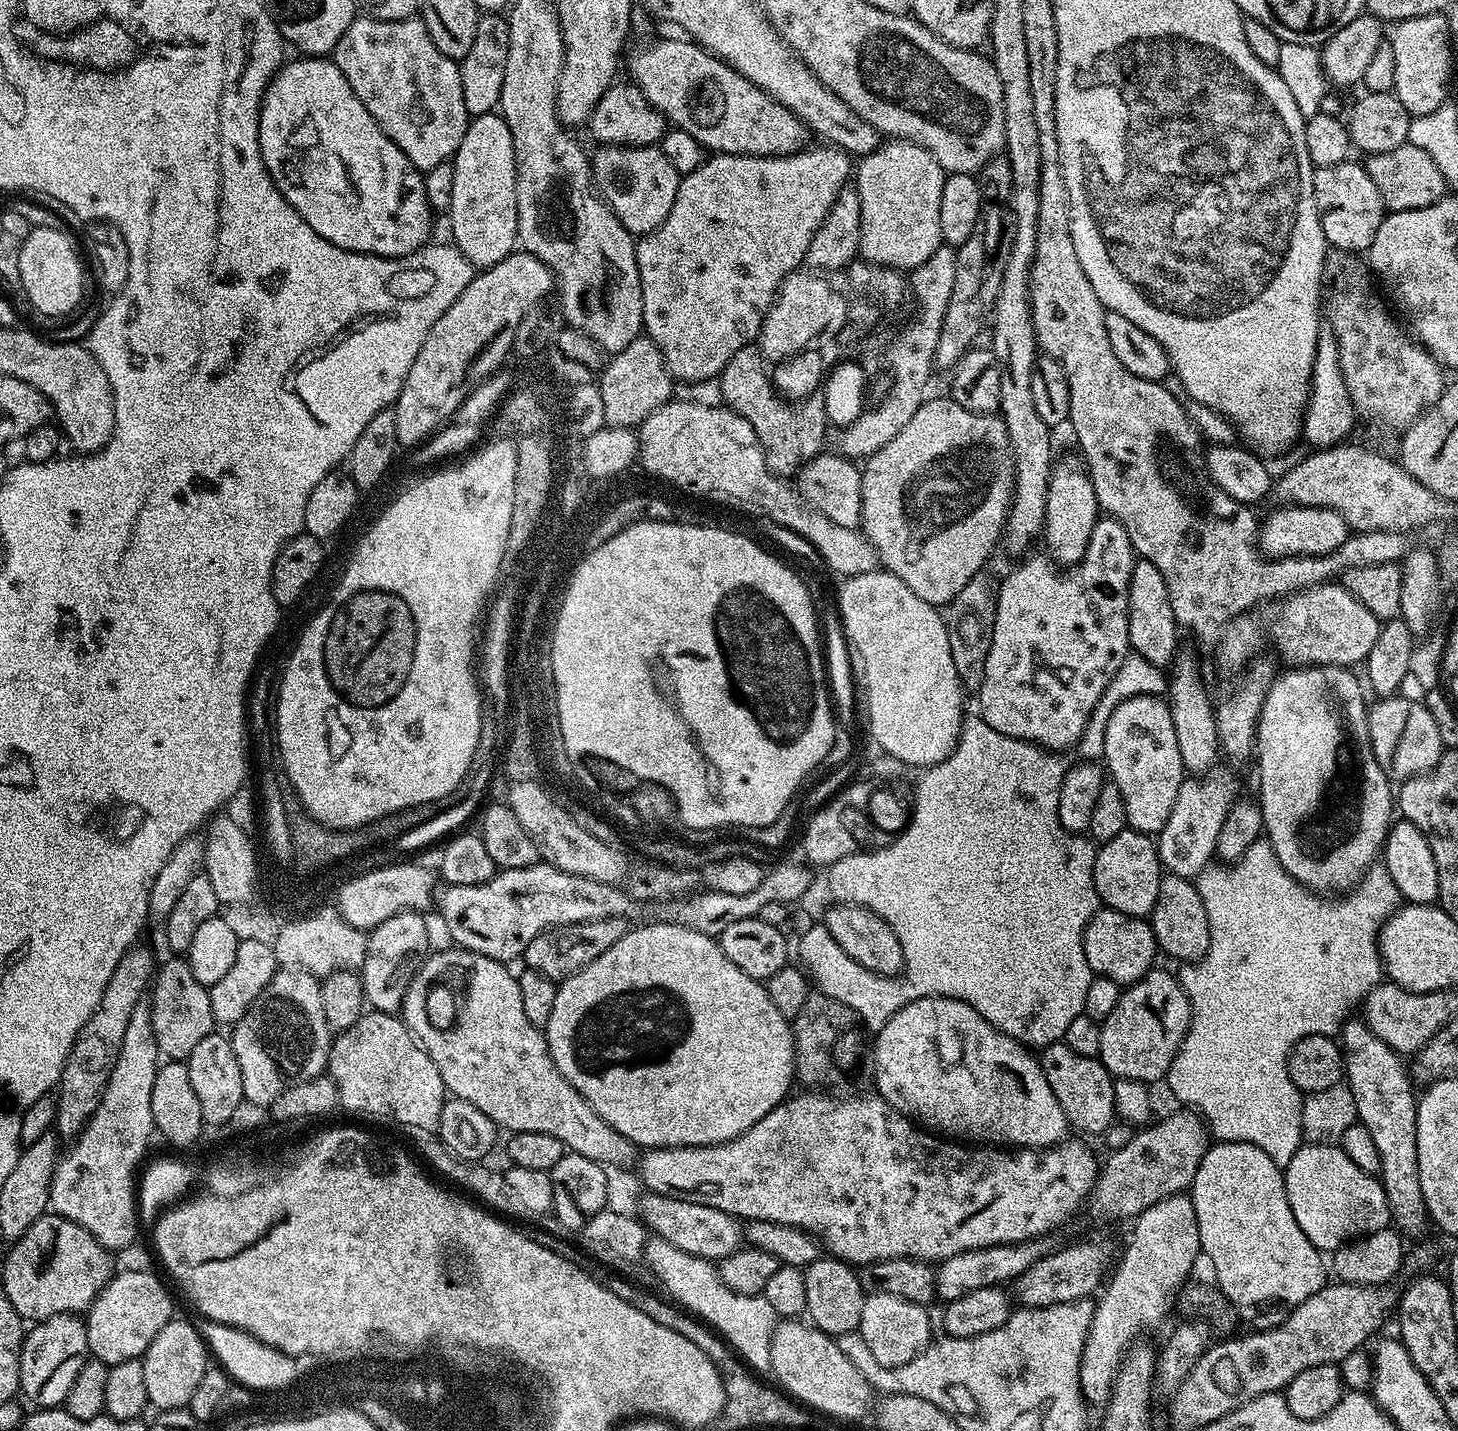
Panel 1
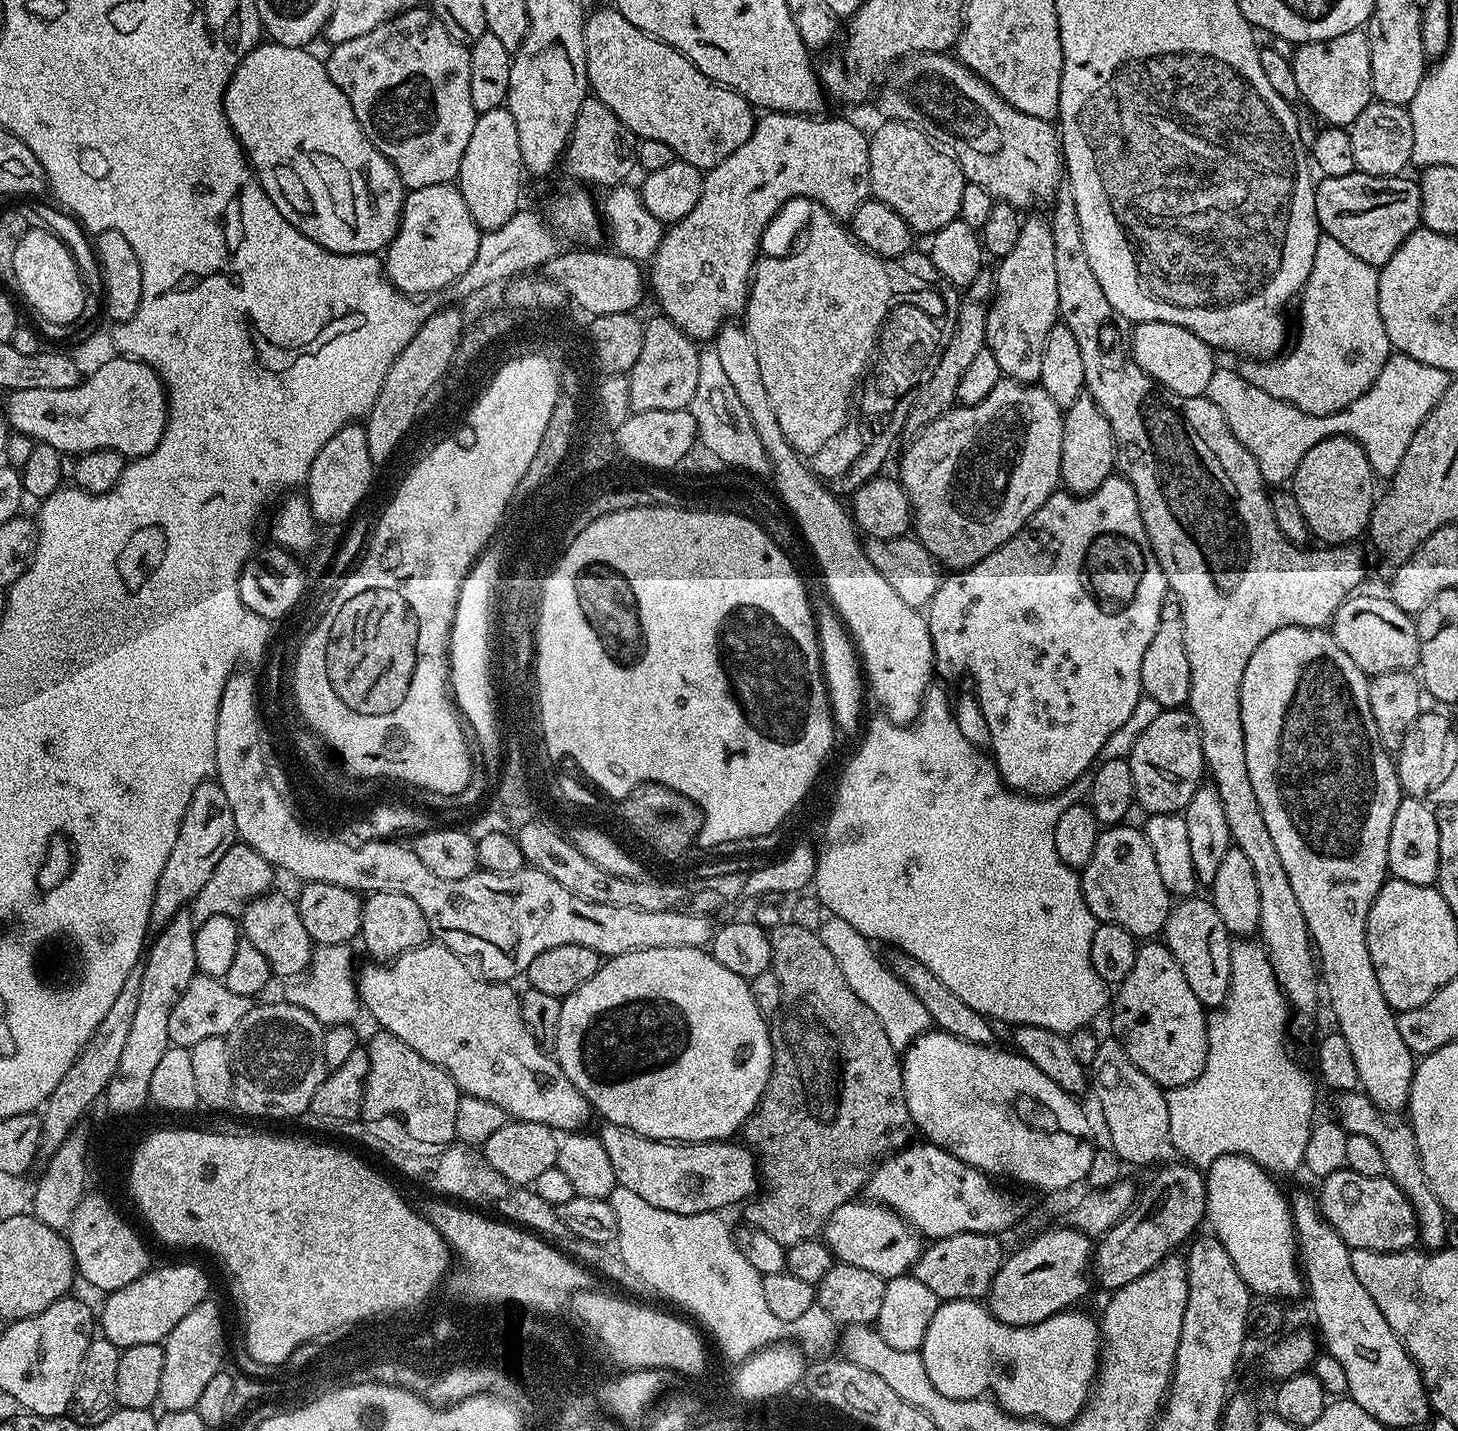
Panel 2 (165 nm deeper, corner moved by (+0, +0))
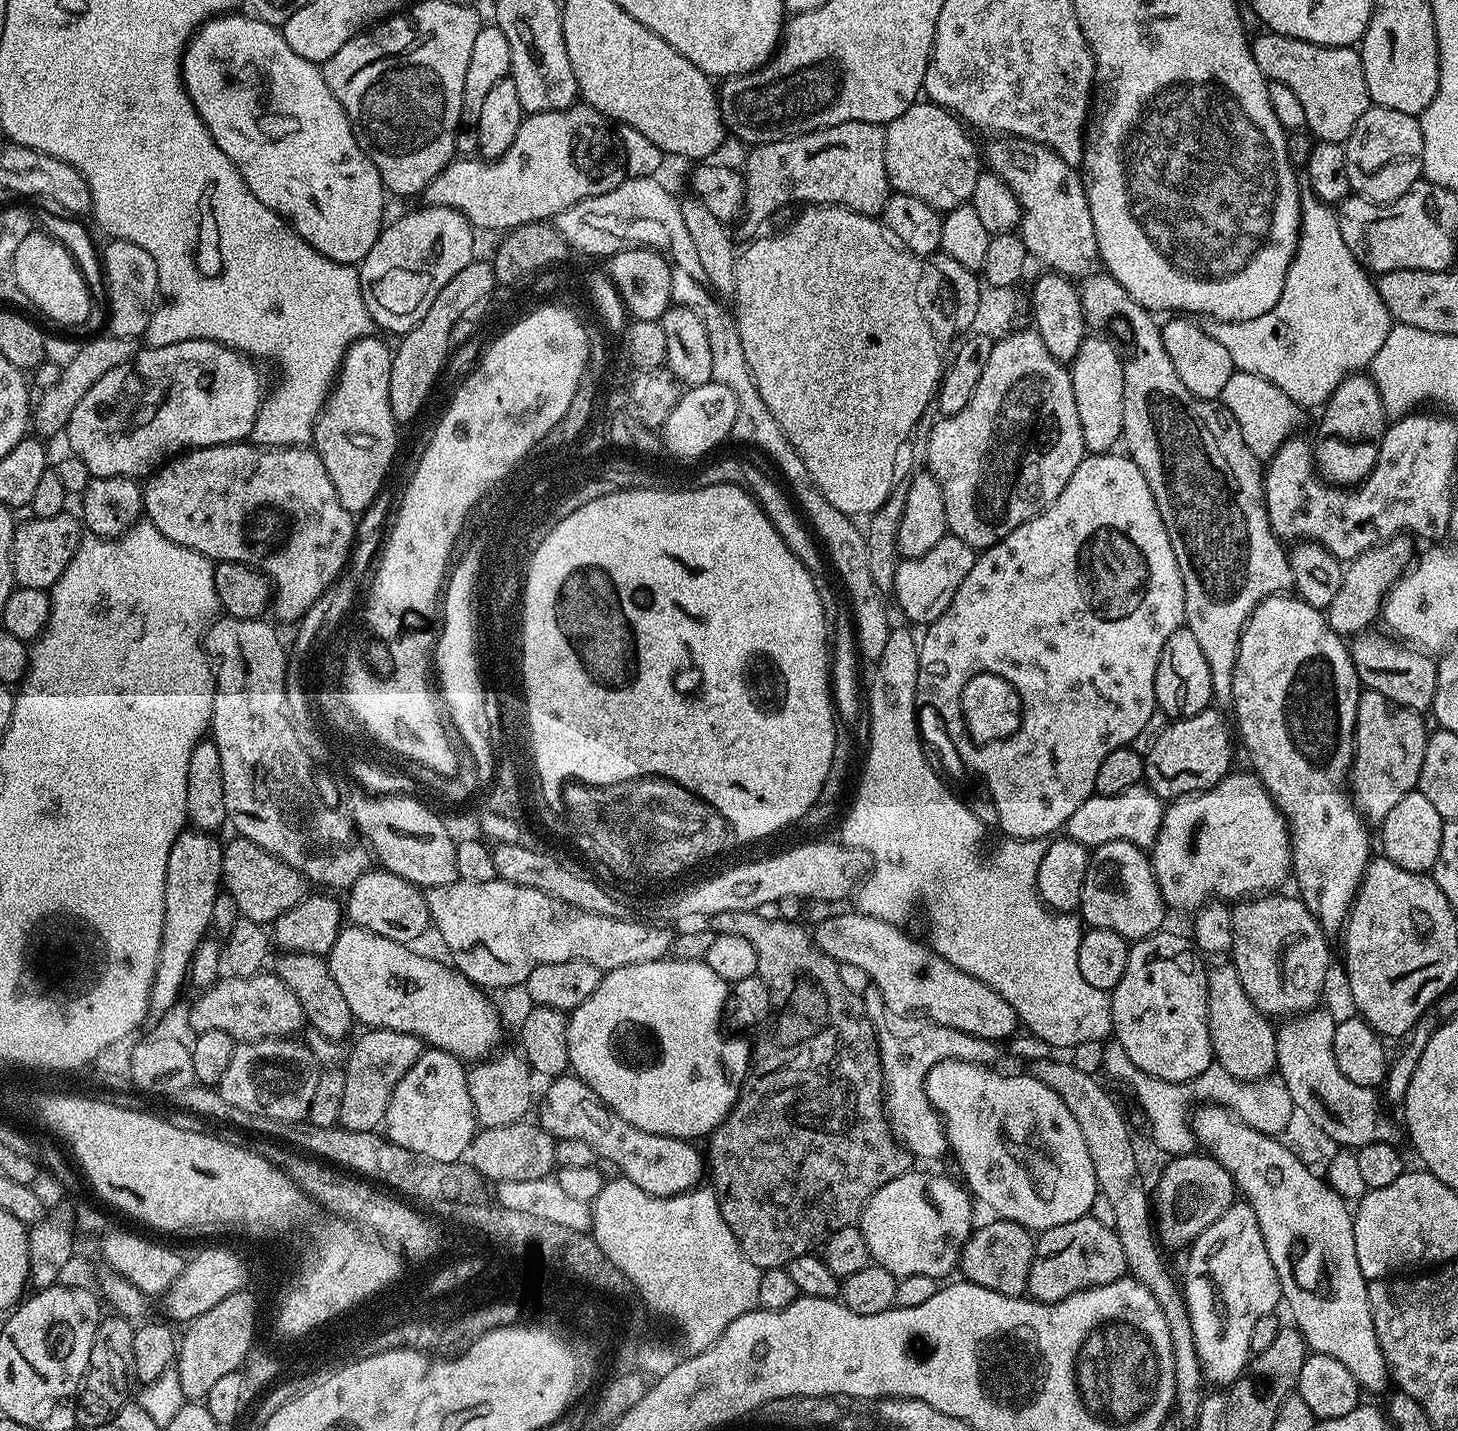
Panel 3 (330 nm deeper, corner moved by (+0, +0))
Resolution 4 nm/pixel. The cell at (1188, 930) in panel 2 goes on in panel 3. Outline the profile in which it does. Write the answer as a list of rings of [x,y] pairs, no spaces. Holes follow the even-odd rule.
[[[1230,962],[1217,968],[1209,967],[1208,973],[1208,1033],[1212,1043],[1215,1063],[1235,1080],[1263,1080],[1277,1071],[1276,1028],[1269,1017],[1261,1014],[1254,1002],[1242,990],[1242,978]]]

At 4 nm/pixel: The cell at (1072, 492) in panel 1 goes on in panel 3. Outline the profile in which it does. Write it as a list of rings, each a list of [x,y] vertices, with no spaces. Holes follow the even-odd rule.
[[[1100,334],[1085,335],[1070,371],[1085,449],[1092,454],[1113,451],[1124,435],[1124,363],[1115,344]]]

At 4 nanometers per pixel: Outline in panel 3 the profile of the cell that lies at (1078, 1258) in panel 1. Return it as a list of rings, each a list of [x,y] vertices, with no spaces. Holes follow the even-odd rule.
[[[1189,1154],[1169,1159],[1154,1188],[1154,1227],[1165,1249],[1187,1249],[1193,1240],[1214,1226],[1237,1199],[1236,1183],[1213,1156]]]

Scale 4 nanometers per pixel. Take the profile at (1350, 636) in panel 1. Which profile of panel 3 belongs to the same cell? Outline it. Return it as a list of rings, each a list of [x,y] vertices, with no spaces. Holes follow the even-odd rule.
[[[1367,630],[1351,641],[1350,655],[1361,685],[1382,694],[1393,705],[1401,708],[1411,708],[1413,712],[1419,713],[1431,709],[1436,689],[1437,661],[1427,651],[1417,650],[1391,635],[1383,635],[1379,636],[1376,630]]]

